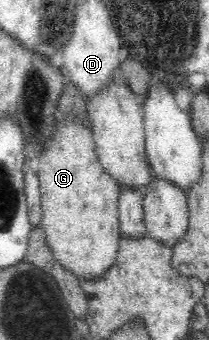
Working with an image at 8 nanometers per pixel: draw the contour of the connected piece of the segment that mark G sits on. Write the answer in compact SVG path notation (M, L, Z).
M74 117L72 123L58 123L53 127L53 134L46 141L45 148L38 155L38 179L40 199L42 199L42 219L40 227L44 230L46 243L54 259L78 278L78 281L98 280L115 261L119 248L119 195L117 181L103 170L95 150L95 141L90 129Z

